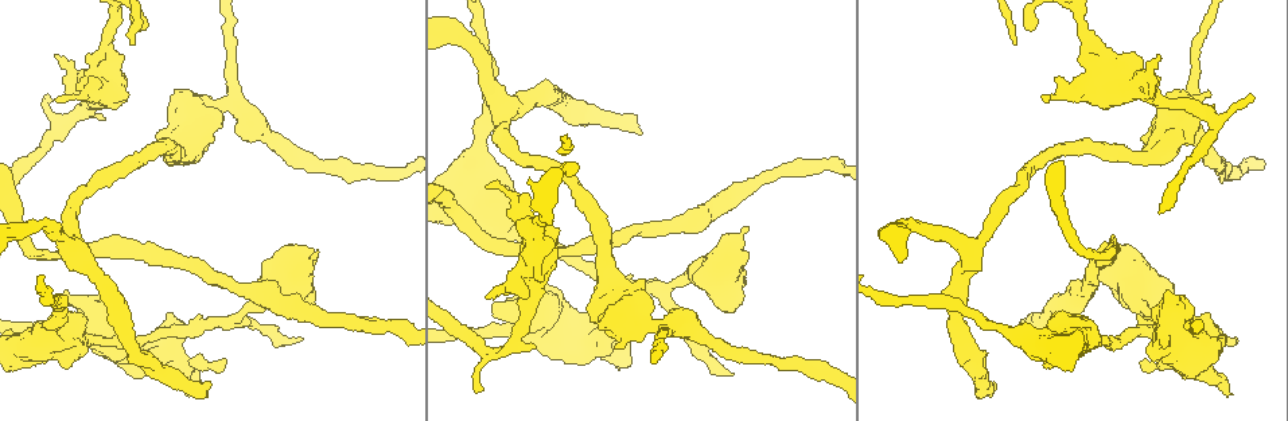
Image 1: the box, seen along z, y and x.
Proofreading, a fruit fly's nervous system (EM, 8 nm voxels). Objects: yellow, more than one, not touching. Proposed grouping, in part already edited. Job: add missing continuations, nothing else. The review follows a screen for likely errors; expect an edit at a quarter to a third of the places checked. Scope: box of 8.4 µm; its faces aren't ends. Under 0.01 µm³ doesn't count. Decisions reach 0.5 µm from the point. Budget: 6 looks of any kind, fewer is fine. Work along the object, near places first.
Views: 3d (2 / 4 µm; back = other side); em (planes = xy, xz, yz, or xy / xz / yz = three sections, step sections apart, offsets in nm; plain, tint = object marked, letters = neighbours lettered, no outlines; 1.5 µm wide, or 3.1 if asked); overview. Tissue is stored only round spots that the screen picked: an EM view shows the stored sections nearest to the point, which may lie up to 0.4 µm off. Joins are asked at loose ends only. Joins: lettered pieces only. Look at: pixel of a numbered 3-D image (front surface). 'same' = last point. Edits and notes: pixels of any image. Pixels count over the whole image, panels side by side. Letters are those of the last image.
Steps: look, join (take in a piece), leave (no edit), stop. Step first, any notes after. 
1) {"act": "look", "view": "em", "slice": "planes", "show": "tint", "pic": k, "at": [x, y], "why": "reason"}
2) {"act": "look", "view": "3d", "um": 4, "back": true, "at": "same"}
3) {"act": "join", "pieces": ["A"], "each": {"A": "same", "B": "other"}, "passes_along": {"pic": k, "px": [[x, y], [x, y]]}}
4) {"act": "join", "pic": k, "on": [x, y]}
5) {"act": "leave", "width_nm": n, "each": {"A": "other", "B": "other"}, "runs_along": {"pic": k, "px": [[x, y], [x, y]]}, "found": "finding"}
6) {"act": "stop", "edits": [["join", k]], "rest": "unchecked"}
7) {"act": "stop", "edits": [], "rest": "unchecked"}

{"act": "look", "view": "em", "slice": "xy", "step": 8, "show": "tint", "pic": 1, "at": [489, 187], "why": "free end"}

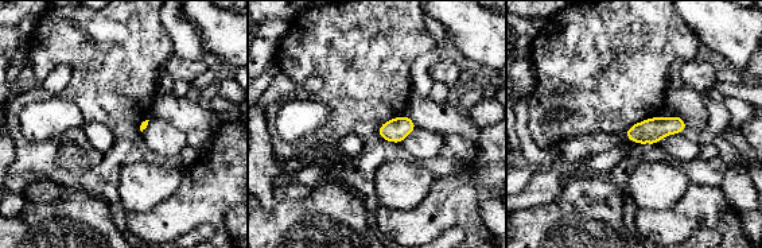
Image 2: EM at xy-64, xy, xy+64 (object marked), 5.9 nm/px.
{"act": "look", "view": "em", "slice": "planes", "show": "letters", "at": "same"}

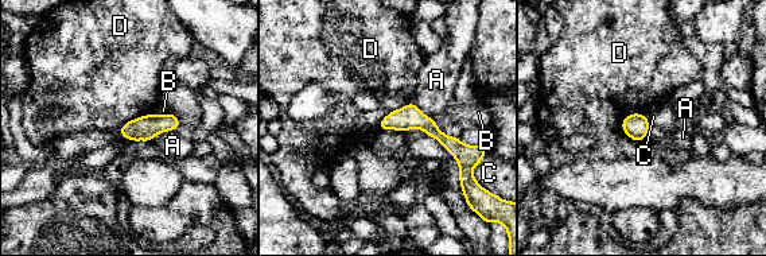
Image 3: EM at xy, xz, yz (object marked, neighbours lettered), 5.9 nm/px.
{"act": "leave", "width_nm": 140, "each": {"A": "other", "B": "other", "C": "other", "D": "other"}, "runs_along": {"pic": 3, "px": [[382, 125], [423, 121], [466, 147]]}, "found": "none of them fits"}

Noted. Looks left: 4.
{"act": "look", "view": "em", "slice": "yz", "step": 4, "show": "letters", "pic": 1, "at": [1250, 95], "why": "thin end"}

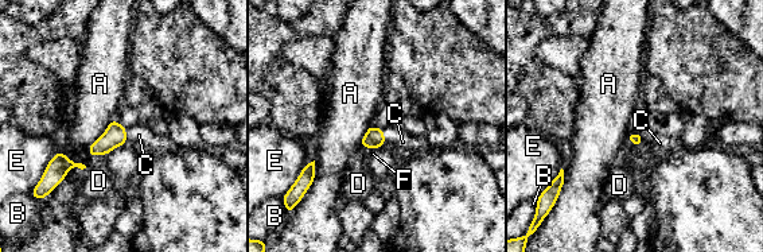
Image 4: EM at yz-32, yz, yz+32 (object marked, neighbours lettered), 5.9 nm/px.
{"act": "join", "pieces": ["C"], "each": {"A": "other", "B": "other", "C": "same", "D": "other", "E": "other", "F": "other"}, "passes_along": {"pic": 4, "px": [[374, 138], [384, 138], [403, 142]]}, "found": "it goes on there"}

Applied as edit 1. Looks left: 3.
{"act": "look", "view": "em", "slice": "planes", "show": "plain", "pic": 1, "at": [731, 375], "why": "an open end"}

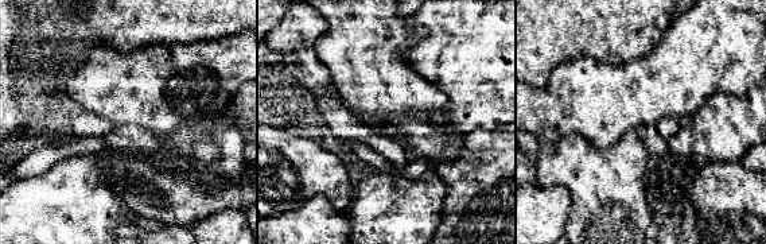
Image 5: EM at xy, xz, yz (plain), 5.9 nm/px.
{"act": "look", "view": "em", "slice": "planes", "show": "letters", "at": "same", "why": "see the neighbours"}

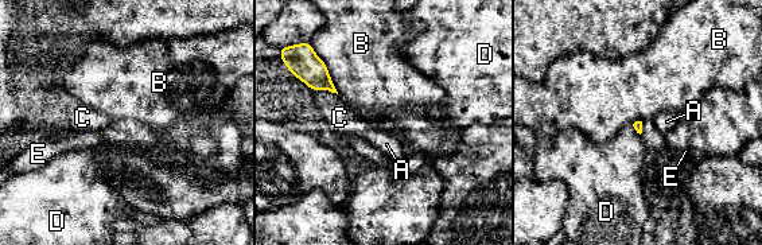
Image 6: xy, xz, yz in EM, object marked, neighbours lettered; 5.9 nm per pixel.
{"act": "leave", "longest_contact_nm": ["B", 260], "each": {"A": "other", "B": "other", "C": "other", "D": "other", "E": "other"}, "border": {"pic": 6, "px": [[317, 55], [325, 63], [338, 93]]}, "found": "no lettered piece goes on from it"}

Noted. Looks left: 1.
{"act": "stop", "edits": [["join", 4]], "rest": "unchecked"}

